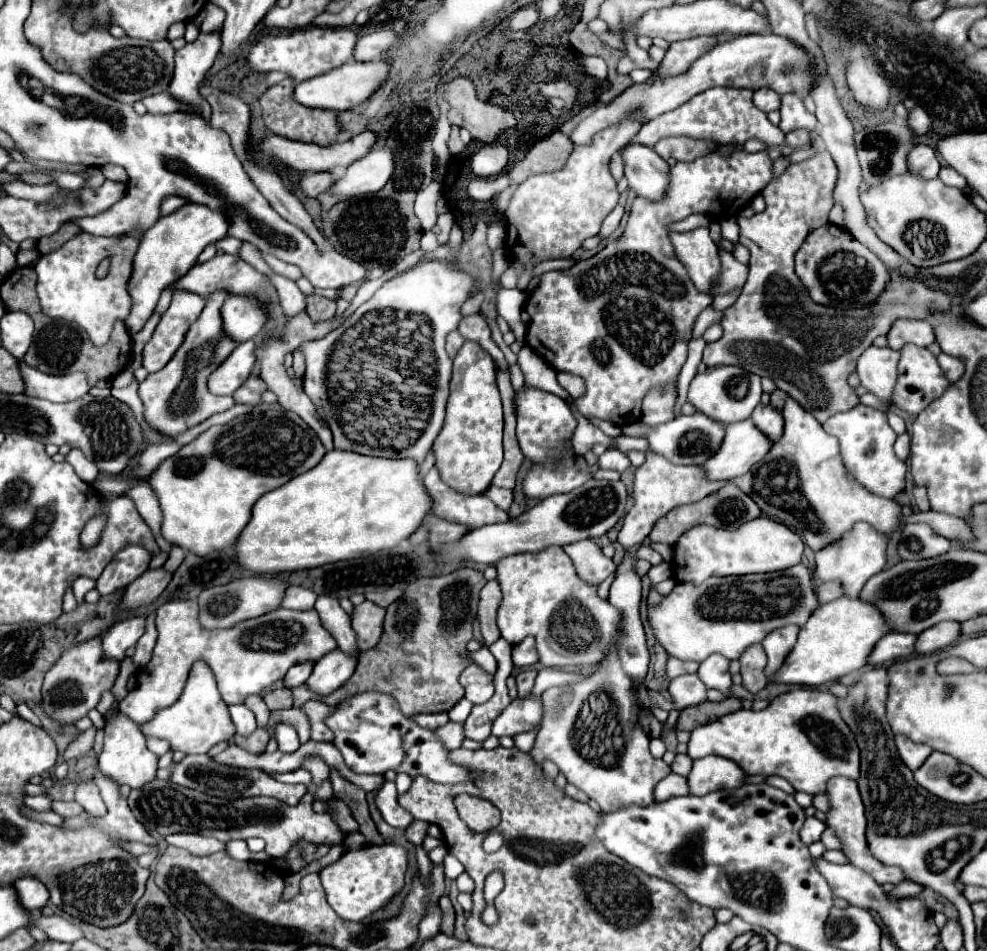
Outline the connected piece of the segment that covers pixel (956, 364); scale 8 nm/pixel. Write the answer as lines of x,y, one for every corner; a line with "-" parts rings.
941,353
941,355
937,357
937,361
939,361
941,369
945,371
945,375
947,375
947,379
949,379
951,383
955,383
957,379
961,379
961,375
963,375
963,371
965,371
965,365
963,365
961,359
951,357
951,355
947,355
947,353

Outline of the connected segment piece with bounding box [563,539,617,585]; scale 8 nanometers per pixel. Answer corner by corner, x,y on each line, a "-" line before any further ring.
593,539
577,541
571,545
565,545
563,549
571,557
571,561
575,563
577,575
587,585
599,585
617,569
617,565
613,565
613,561
603,555
601,547

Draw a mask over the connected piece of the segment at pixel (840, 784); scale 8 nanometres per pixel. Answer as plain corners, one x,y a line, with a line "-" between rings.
833,777
829,781
827,795
829,795
829,801
831,801
831,811
827,813
827,825
833,827
837,831
837,835
841,837
841,841
843,841
843,853
849,857
849,861
855,867
859,867
865,873
869,873
879,885
883,885
883,883
899,885
905,879
905,873
901,873
901,869
897,869
897,867
887,867
881,861
877,861
871,855
869,847
867,847
867,839
865,839
867,819
865,819
865,807
863,807
857,783
853,779
847,779
847,777

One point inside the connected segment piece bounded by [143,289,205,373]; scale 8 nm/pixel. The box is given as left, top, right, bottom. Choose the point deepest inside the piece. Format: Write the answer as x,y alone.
185,308

